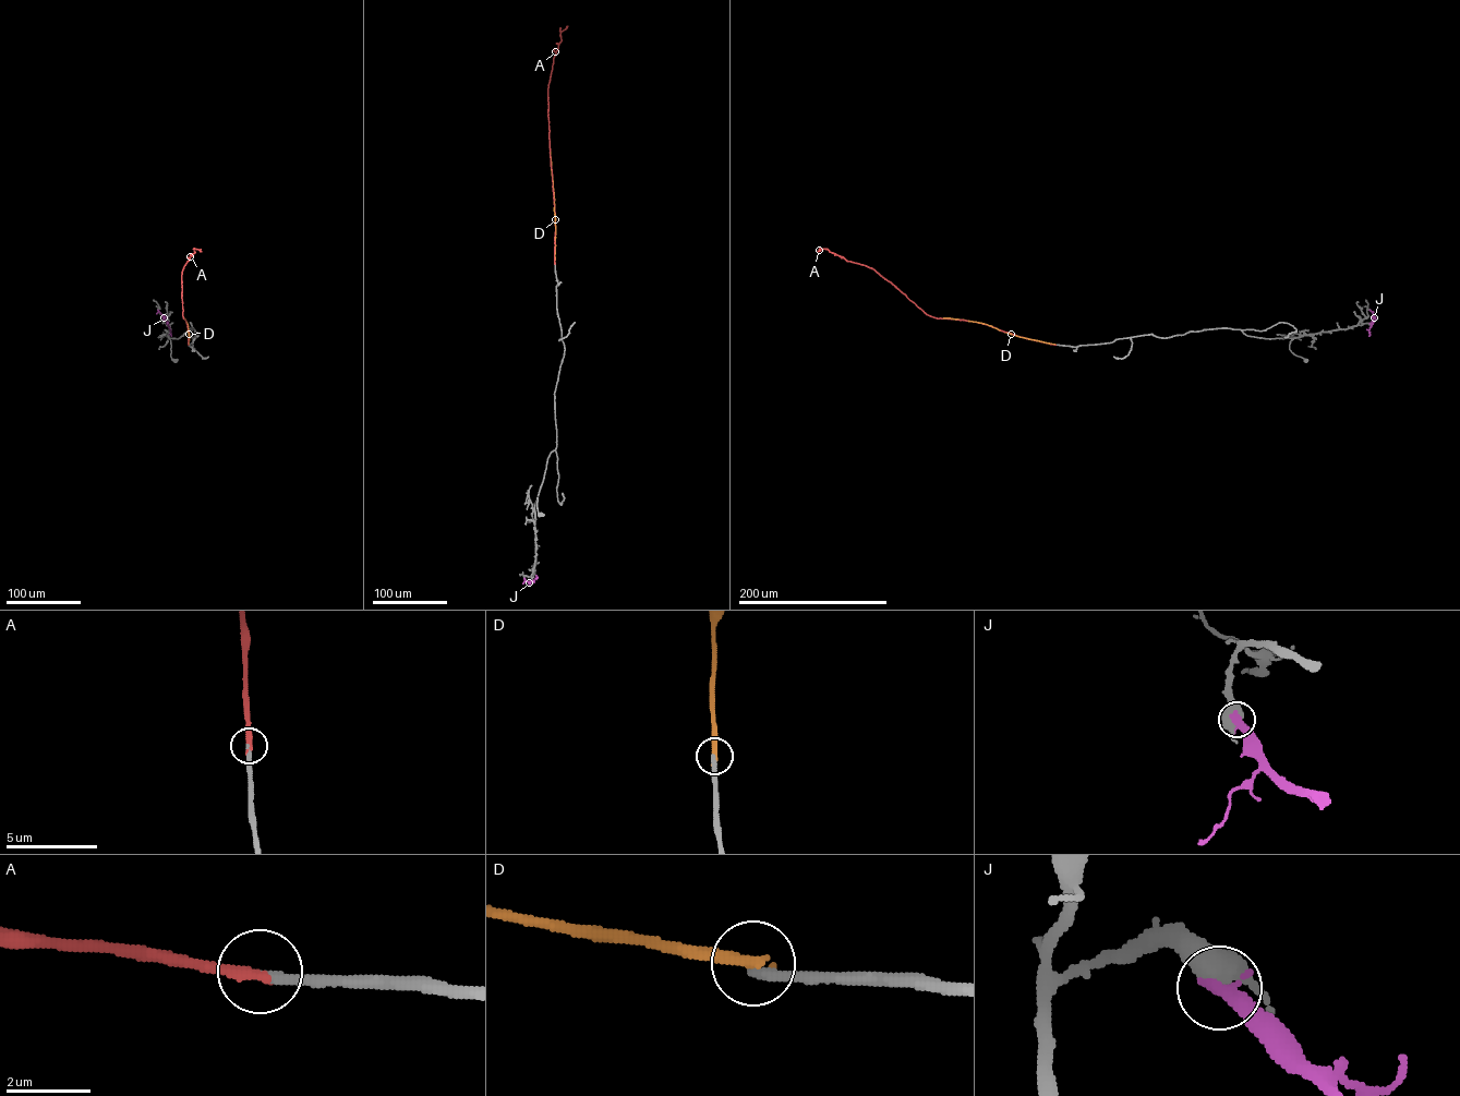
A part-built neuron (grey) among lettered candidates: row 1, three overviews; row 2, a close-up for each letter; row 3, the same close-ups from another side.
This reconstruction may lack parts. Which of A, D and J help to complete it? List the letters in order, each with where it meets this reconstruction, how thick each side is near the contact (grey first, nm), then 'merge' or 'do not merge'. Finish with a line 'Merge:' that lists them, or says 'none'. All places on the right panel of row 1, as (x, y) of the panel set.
A: contact (1054, 345); calibres 260 and 280 nm; merge
D: contact (1054, 345); calibres 260 and 280 nm; do not merge
J: contact (1370, 310); calibres 480 and 400 nm; do not merge
Merge: A

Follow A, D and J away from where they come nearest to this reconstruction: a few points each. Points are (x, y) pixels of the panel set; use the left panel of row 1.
A: (189, 345), (188, 328), (182, 314), (181, 276), (194, 249), (202, 251)
D: (189, 345), (183, 317)
J: (158, 310), (171, 336)

